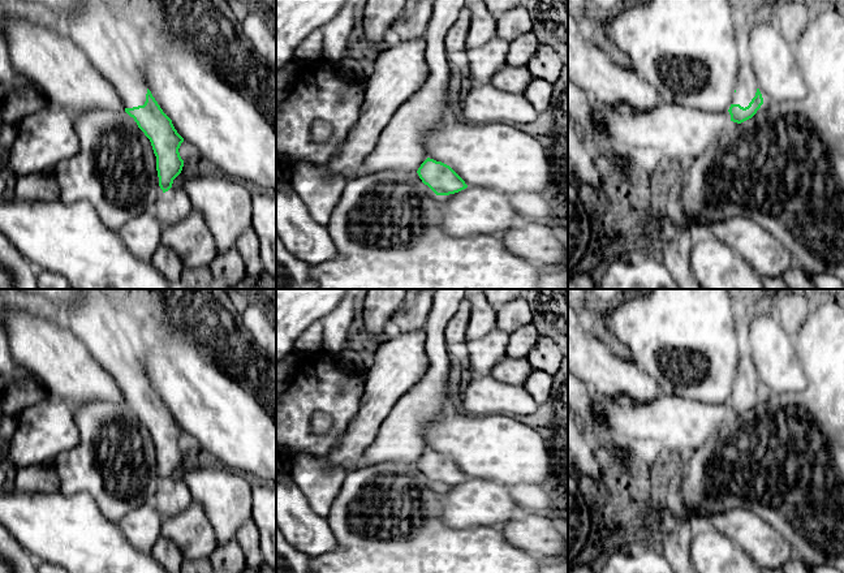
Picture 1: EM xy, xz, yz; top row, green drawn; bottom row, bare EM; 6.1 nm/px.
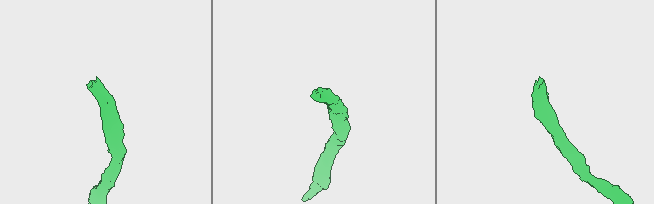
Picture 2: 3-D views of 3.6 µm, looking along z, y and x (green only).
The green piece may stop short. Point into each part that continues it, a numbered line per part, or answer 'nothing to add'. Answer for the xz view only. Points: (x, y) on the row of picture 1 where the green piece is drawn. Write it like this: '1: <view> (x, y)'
nothing to add

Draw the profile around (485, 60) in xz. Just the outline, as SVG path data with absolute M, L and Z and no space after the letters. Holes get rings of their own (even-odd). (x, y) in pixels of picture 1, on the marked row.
M494 36L486 44L468 49L469 77L473 86L483 86L491 82L494 74L507 65L509 42Z

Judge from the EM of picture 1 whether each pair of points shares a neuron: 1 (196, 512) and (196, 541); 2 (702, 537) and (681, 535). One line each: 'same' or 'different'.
1: same
2: different

